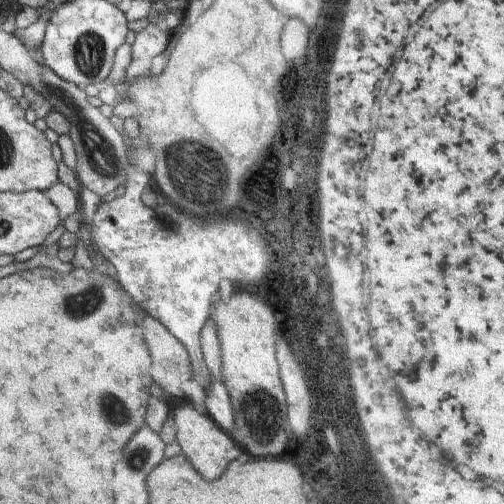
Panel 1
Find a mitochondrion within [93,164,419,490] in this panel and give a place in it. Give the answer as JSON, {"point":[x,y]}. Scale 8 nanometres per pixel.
{"point":[263,418]}

